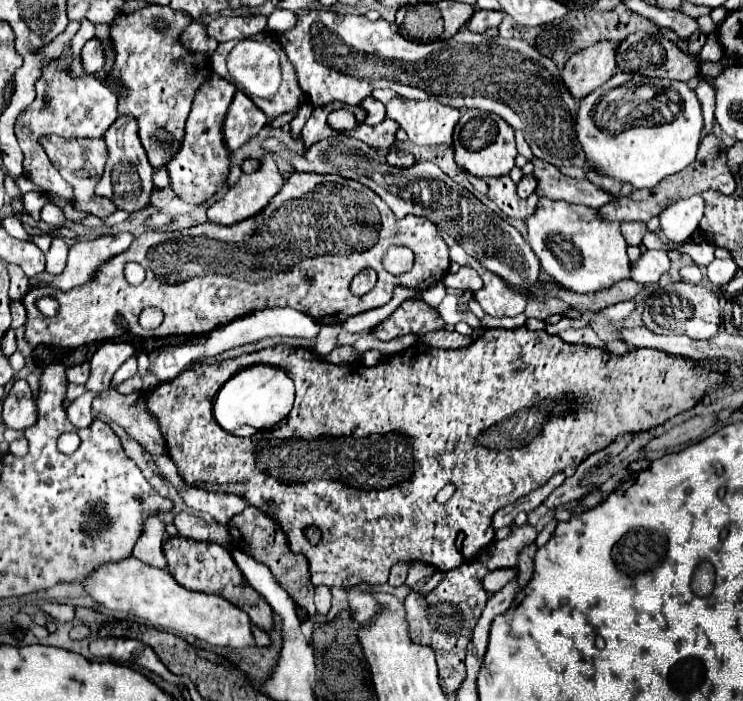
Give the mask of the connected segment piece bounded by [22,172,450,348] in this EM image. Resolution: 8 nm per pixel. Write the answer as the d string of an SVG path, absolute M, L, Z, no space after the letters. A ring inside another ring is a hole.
M294 172L280 188L280 192L270 200L270 204L258 216L248 218L246 222L238 222L234 226L220 226L214 222L206 222L176 232L148 230L138 238L134 238L132 246L126 252L106 260L96 270L90 282L74 286L70 290L58 290L48 286L28 290L26 296L22 298L22 304L28 312L24 324L24 338L32 348L36 346L80 348L100 340L116 340L124 332L132 332L136 336L160 336L160 338L192 336L192 334L200 336L240 316L264 308L278 308L278 306L300 310L312 316L320 324L342 324L354 314L388 304L392 290L398 284L414 288L418 292L438 284L444 278L444 272L448 274L448 266L450 266L448 246L438 234L438 228L428 218L406 216L402 220L396 220L396 216L382 202L382 198L356 180L348 180L342 176L332 178L324 174L314 176L306 172ZM394 244L408 246L416 256L414 268L400 276L388 274L382 266L384 252ZM128 262L138 262L146 270L146 280L140 286L132 286L126 282L124 266ZM366 268L374 268L378 272L376 290L370 290L364 296L354 296L350 292L350 282L360 270ZM46 294L52 294L60 304L58 314L52 318L46 318L36 308L36 300ZM146 306L156 306L164 312L164 322L156 330L144 330L138 324L138 316ZM118 318L126 322L126 328L120 326Z

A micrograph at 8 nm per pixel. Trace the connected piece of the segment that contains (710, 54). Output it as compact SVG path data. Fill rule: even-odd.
M710 34L700 52L700 60L710 60L710 62L720 62L724 55L724 49L716 34Z

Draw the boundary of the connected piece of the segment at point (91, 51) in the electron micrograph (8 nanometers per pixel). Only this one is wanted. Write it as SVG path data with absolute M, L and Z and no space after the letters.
M92 38L84 44L82 48L82 66L88 74L96 74L102 70L104 66L104 52L102 52L102 44L98 38Z

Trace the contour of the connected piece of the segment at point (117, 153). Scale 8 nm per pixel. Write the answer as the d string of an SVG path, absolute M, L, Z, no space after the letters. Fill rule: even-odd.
M120 116L106 132L106 146L108 146L108 162L102 174L102 180L96 186L96 194L110 198L116 202L118 210L124 210L128 214L144 210L150 206L150 194L152 194L152 166L146 158L146 152L138 140L138 124L130 116Z

